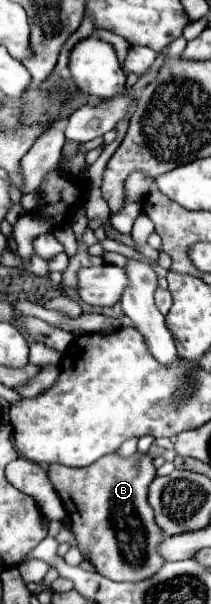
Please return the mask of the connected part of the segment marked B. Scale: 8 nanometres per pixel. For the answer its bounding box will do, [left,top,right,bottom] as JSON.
[49,453,165,581]

